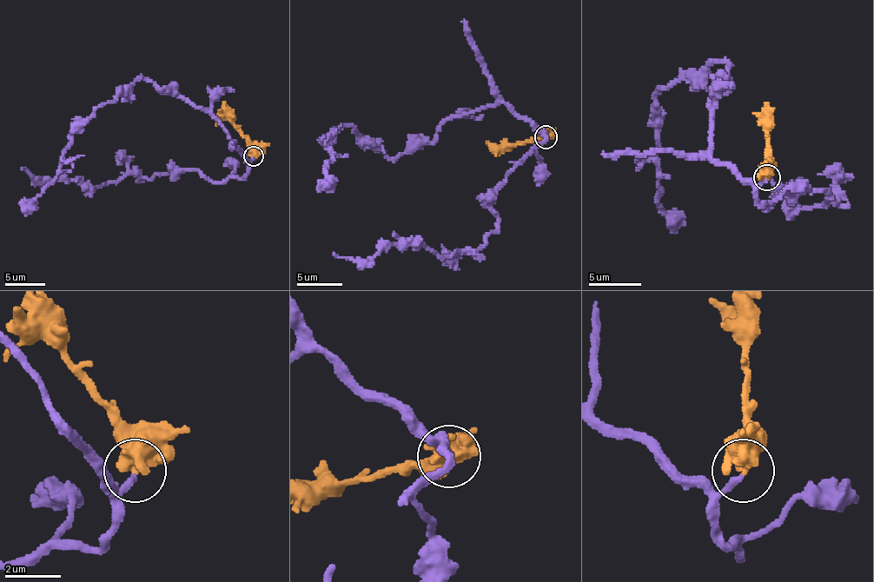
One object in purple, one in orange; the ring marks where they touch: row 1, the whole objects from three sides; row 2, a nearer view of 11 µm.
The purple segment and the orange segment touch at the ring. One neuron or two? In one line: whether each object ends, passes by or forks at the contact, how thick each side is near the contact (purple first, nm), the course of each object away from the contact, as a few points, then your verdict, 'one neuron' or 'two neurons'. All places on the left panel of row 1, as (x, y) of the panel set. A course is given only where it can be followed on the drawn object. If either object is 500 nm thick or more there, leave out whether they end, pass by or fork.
purple ends | orange passes by | 240/440 nm | purple via (254, 157), (247, 162), (223, 126), (188, 100), (137, 78), (72, 135), (58, 175), (25, 215) | orange via (254, 155), (254, 146), (234, 123), (234, 111), (222, 102) | one neuron

